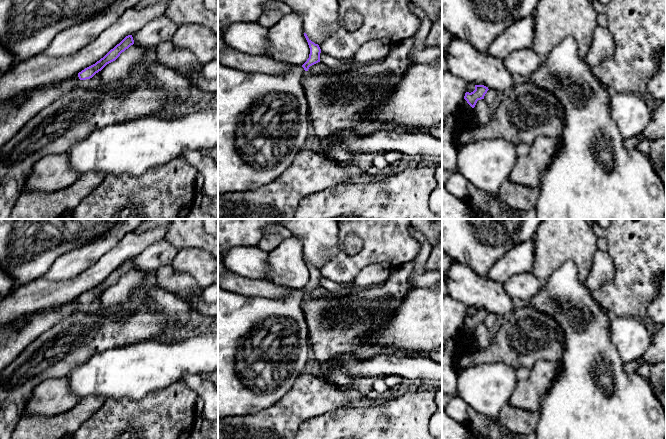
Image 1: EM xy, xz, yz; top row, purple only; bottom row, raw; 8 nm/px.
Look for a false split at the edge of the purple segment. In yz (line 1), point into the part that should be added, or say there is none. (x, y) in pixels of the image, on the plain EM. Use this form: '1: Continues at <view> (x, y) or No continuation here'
1: No continuation here

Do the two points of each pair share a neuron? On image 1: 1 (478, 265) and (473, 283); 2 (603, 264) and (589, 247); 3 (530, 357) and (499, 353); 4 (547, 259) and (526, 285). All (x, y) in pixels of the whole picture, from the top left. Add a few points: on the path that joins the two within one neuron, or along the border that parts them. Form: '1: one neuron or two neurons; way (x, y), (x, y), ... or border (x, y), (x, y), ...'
1: two neurons; border (456, 261), (466, 264), (477, 274), (486, 276)
2: two neurons; border (597, 249), (588, 276)
3: one neuron; way (522, 357), (517, 357), (513, 353), (507, 353)
4: two neurons; border (531, 272), (543, 282)

